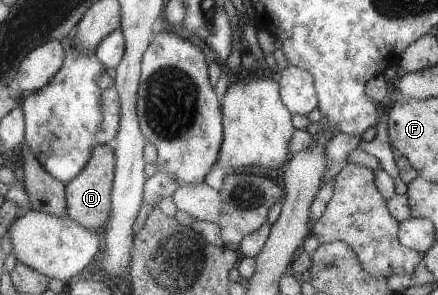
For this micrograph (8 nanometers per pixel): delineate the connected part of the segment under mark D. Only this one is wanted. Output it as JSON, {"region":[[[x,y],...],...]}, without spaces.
{"region":[[[113,144],[94,148],[88,166],[72,182],[67,184],[68,214],[82,226],[102,230],[112,214],[112,190],[116,176],[116,150]]]}

